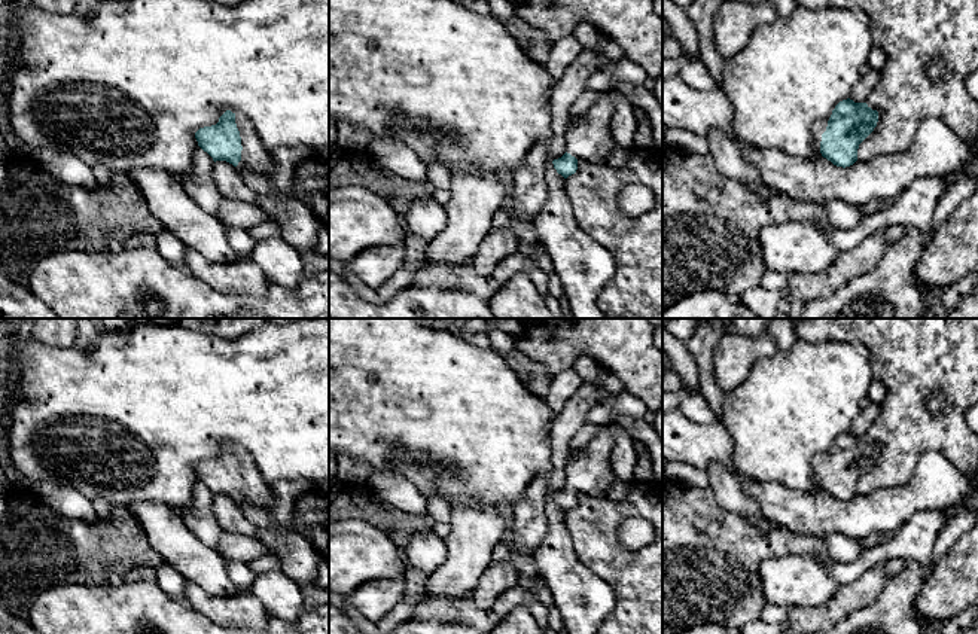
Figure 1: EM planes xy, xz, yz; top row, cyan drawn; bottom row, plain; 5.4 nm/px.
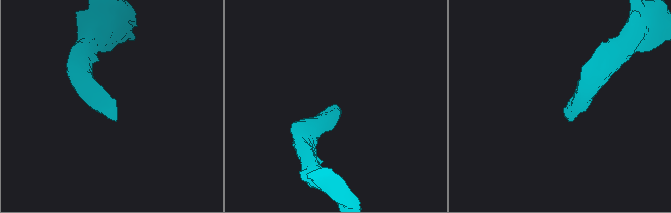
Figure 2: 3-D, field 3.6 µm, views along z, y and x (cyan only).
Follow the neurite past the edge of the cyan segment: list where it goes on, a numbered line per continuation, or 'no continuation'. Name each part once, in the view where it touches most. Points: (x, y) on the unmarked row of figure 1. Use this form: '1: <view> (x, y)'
1: xy (255, 491)

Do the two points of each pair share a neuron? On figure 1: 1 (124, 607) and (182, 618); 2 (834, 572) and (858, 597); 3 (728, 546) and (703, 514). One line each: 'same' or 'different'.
1: same
2: different
3: same

